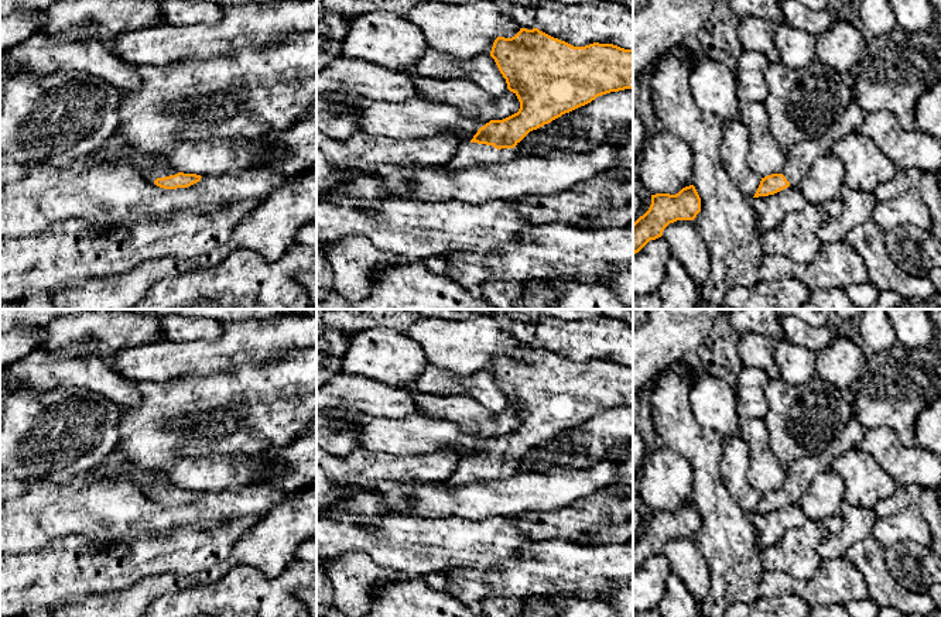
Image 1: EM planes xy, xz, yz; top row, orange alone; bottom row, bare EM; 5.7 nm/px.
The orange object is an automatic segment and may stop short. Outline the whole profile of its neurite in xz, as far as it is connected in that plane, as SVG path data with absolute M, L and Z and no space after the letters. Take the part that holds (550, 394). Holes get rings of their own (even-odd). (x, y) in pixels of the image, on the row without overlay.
M520 345L511 354L497 353L490 373L506 395L507 405L517 412L520 425L503 436L490 436L470 457L461 459L456 472L446 481L451 487L510 479L519 472L514 463L530 448L591 419L598 412L633 405L633 366L613 360L574 363L538 345Z

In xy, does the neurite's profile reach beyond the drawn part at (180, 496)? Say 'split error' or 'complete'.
split error

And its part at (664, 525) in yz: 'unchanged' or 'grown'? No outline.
unchanged

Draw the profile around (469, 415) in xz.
M414 390L413 398L418 414L449 421L463 432L503 436L520 425L516 409L509 405L503 411L493 414L476 400L463 394L432 395Z

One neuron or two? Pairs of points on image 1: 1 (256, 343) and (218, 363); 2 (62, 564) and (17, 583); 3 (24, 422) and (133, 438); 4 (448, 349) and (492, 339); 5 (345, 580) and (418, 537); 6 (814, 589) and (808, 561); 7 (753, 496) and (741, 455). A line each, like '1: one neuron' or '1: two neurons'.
1: one neuron
2: one neuron
3: two neurons
4: one neuron
5: two neurons
6: two neurons
7: one neuron

